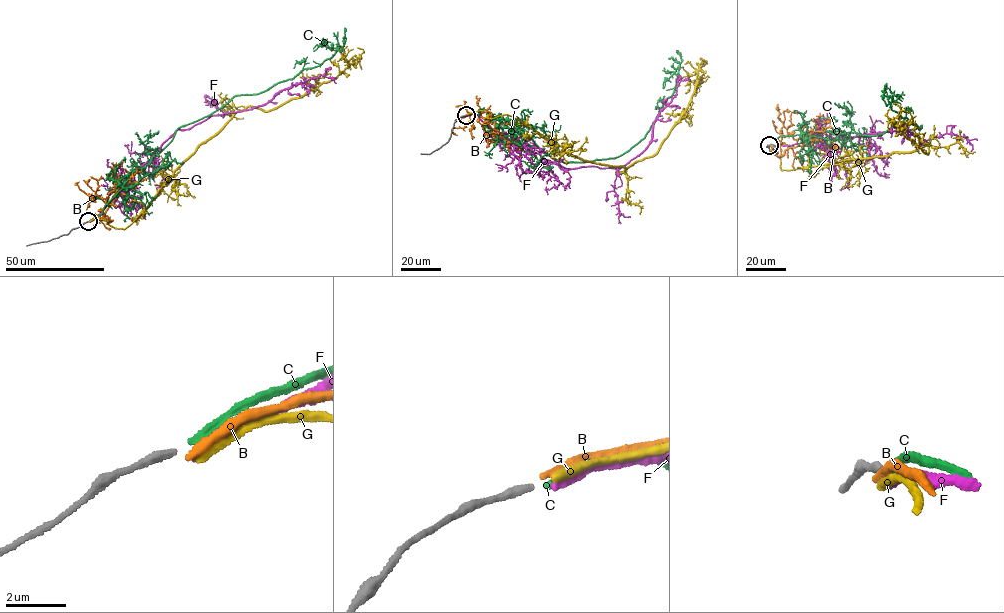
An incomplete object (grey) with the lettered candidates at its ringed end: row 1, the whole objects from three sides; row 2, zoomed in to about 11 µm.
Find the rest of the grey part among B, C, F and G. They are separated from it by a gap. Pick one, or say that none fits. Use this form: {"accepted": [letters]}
{"accepted": []}

